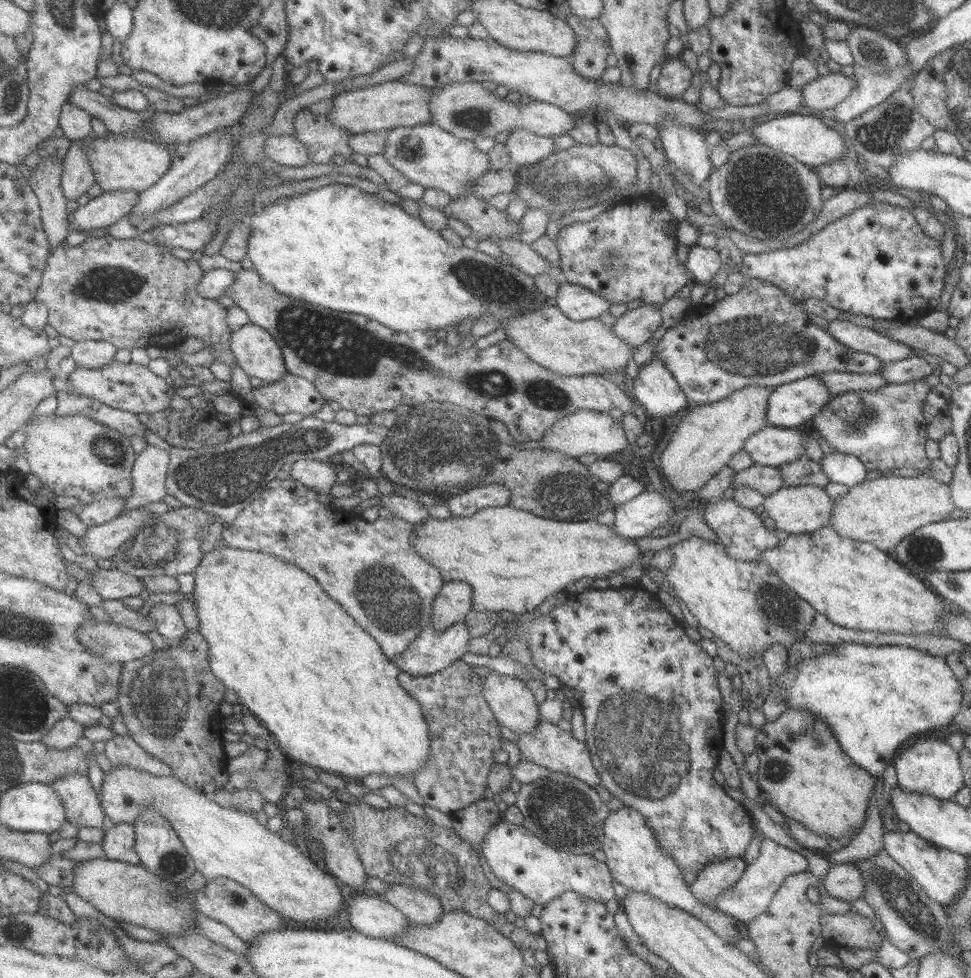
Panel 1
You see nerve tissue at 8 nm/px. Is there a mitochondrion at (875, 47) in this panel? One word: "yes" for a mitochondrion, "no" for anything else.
yes

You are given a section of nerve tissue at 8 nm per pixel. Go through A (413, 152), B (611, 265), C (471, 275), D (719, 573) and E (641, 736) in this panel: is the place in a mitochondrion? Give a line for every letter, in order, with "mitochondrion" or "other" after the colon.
A: other
B: mitochondrion
C: mitochondrion
D: other
E: mitochondrion

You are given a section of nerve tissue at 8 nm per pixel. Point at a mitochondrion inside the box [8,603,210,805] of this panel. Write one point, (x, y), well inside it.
(157, 694)

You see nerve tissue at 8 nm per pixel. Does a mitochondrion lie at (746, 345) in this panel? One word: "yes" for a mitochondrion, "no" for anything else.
yes

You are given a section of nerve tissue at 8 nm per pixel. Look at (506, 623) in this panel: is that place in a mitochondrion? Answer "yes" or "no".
no

